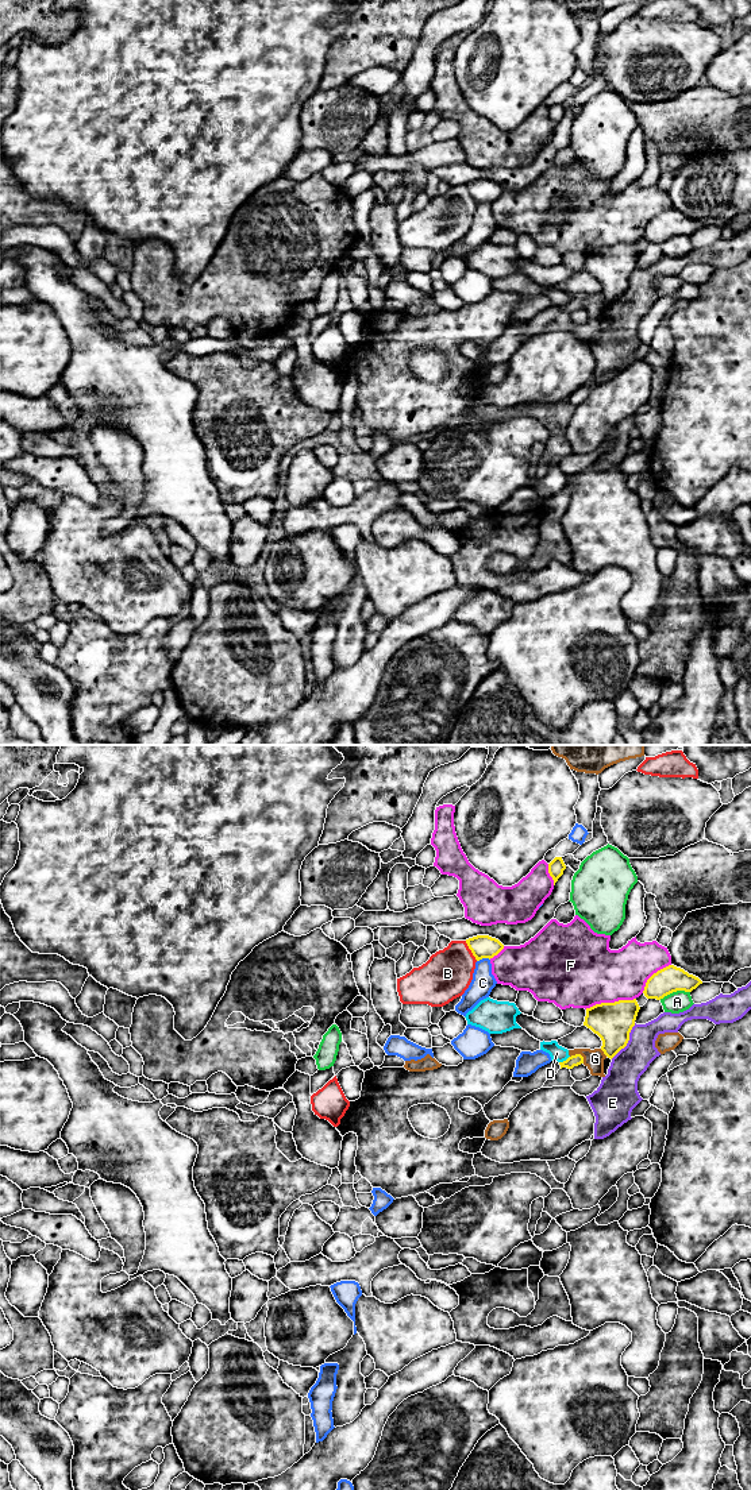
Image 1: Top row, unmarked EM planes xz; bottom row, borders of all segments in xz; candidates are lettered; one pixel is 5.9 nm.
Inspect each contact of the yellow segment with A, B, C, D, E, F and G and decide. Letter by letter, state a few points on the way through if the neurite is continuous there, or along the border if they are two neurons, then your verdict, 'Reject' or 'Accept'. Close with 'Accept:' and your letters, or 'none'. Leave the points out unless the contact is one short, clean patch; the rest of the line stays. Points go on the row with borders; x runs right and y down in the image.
A: Reject
B: Reject
C: Reject
D: Boundary: xz (569, 1056), (559, 1062). Reject
E: Reject
F: Reject
G: Reject
Accept: none

